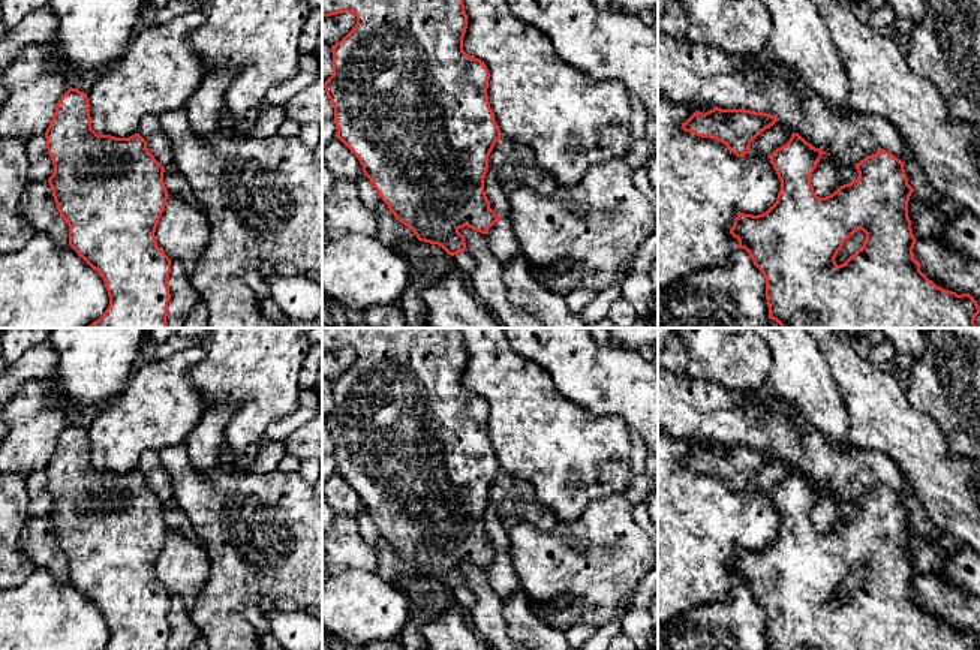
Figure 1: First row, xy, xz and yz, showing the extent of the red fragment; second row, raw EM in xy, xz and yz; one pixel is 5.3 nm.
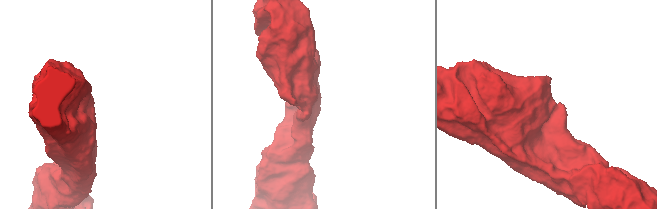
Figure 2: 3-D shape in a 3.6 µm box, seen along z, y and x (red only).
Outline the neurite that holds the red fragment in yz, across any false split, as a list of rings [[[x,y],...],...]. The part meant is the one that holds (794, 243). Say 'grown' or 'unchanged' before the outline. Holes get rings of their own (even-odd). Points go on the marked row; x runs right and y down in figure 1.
unchanged; [[[793,132],[790,141],[769,156],[781,181],[776,202],[758,216],[739,211],[730,229],[739,241],[737,247],[749,253],[766,279],[769,319],[776,321],[781,328],[979,328],[974,318],[980,307],[974,297],[937,286],[920,271],[920,264],[914,259],[913,249],[917,240],[908,217],[908,201],[914,189],[908,184],[904,162],[880,148],[854,165],[857,180],[826,198],[818,198],[811,184],[811,174],[823,154],[830,156]],[[856,231],[866,234],[863,246],[838,265],[838,252]]]

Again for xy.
unchanged; [[[72,87],[58,100],[45,138],[54,165],[48,183],[57,210],[67,222],[69,246],[99,273],[109,295],[106,312],[85,328],[168,328],[171,259],[157,246],[154,237],[169,196],[163,183],[165,168],[148,151],[147,141],[139,133],[129,138],[97,135],[91,129],[87,93]]]

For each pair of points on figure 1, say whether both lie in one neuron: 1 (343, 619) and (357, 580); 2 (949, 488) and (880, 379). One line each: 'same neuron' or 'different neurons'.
1: same neuron
2: same neuron

